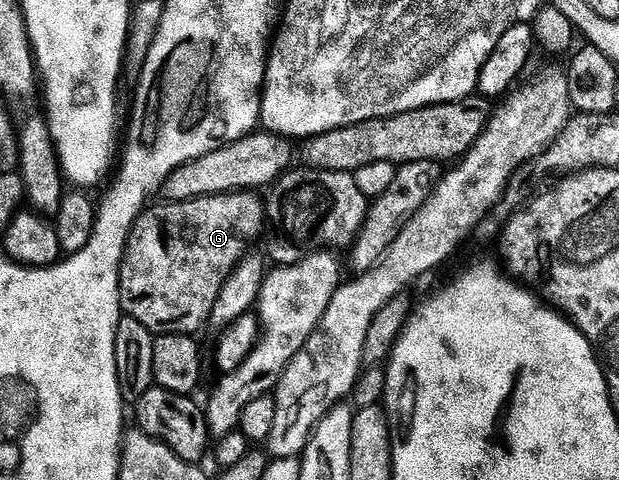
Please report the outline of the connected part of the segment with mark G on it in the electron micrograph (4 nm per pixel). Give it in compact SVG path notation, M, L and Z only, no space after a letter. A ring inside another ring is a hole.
M245 191L242 193L225 193L222 197L199 197L193 201L170 201L167 203L153 204L145 208L140 214L132 229L128 233L128 246L124 249L124 261L120 265L120 307L125 314L128 313L144 329L149 329L152 335L163 335L165 333L183 333L185 335L199 334L199 329L207 322L209 323L212 316L212 309L215 307L215 301L226 283L227 277L231 275L233 269L245 254L246 247L244 244L252 240L266 229L266 205L263 200L260 201L255 192Z

